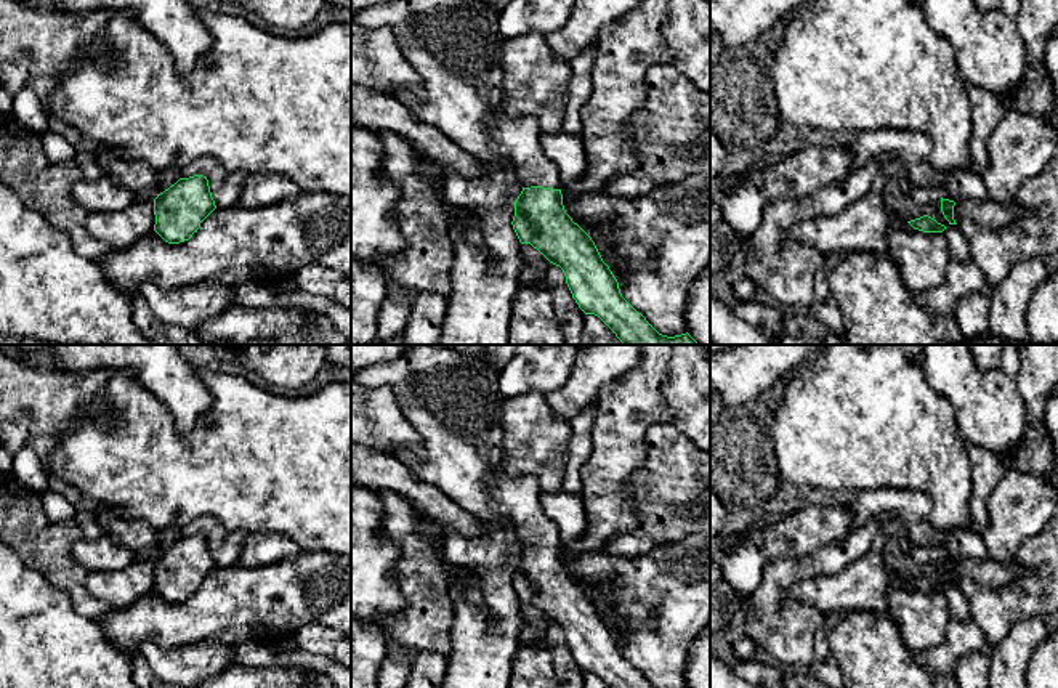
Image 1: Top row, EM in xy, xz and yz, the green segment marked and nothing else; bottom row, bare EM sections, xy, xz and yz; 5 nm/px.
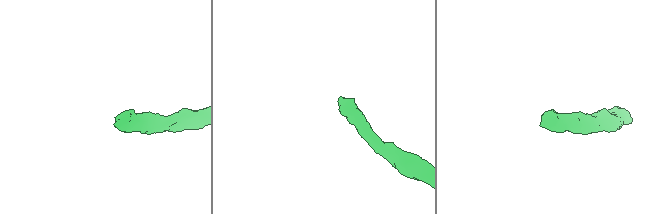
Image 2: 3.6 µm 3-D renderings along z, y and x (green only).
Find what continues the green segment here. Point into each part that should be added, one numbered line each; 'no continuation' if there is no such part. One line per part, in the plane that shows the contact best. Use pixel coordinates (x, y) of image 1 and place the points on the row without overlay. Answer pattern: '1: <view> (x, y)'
1: xz (516, 497)

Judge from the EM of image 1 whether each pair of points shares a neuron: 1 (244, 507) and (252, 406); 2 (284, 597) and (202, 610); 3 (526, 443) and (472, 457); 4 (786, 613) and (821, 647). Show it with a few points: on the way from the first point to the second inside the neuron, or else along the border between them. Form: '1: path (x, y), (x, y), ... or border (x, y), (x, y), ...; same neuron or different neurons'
1: path (252, 481), (246, 449), (252, 432); same neuron
2: path (265, 603), (236, 603), (223, 608); same neuron
3: border (499, 412), (504, 459); different neurons
4: border (827, 616), (815, 639), (813, 659), (807, 669); different neurons

